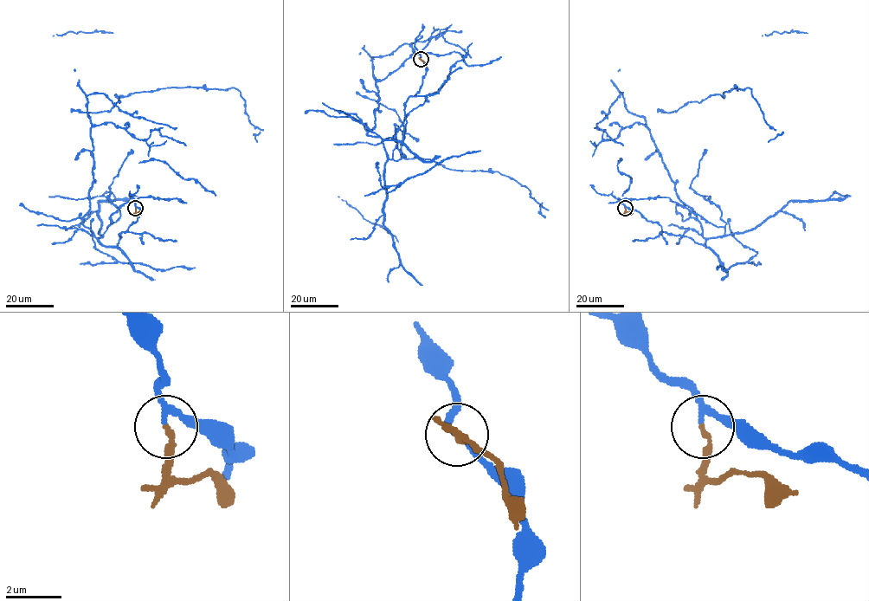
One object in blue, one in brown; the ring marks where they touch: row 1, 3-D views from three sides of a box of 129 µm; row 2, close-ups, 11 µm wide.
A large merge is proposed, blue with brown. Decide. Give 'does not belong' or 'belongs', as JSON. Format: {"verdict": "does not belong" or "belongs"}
{"verdict": "does not belong"}

